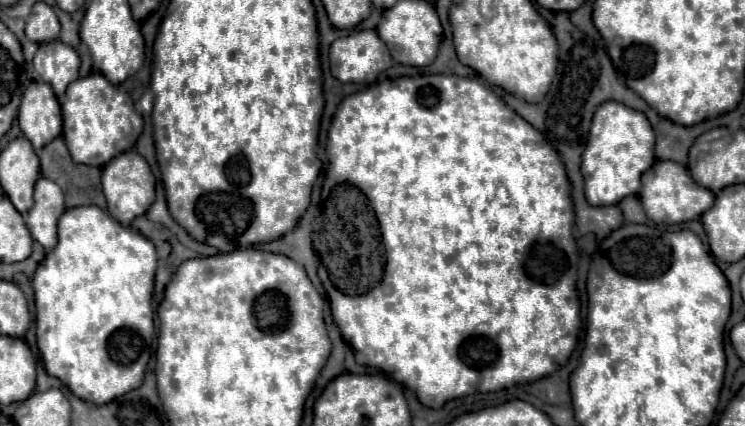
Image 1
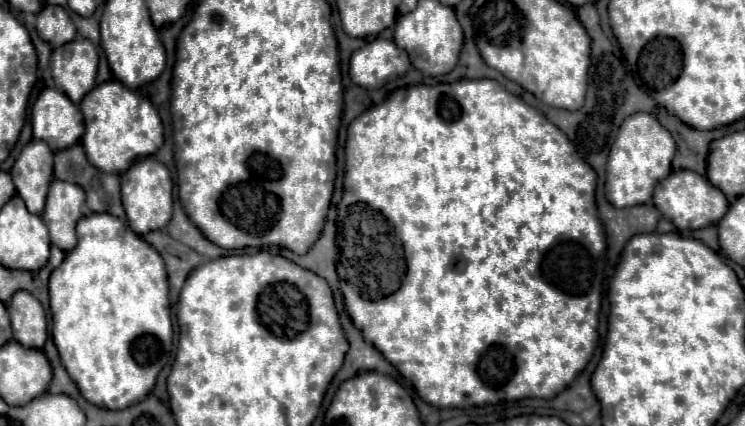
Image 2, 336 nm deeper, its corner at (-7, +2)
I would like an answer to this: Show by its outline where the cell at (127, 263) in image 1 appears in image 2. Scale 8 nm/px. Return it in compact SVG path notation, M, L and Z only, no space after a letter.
M92 213L86 215L78 221L76 225L76 233L78 233L78 245L66 255L66 259L62 261L62 265L58 269L54 269L52 277L50 277L50 311L52 311L52 337L56 331L56 347L60 353L60 359L70 375L70 379L78 385L80 393L84 399L88 399L88 403L102 407L102 409L126 409L130 405L140 403L142 399L146 399L146 395L152 391L158 373L162 371L162 367L170 361L170 349L172 349L172 317L170 317L170 295L168 295L168 277L166 277L166 269L164 269L164 261L158 255L158 251L148 245L140 235L136 235L124 221L120 221L118 217L110 215L110 213Z

